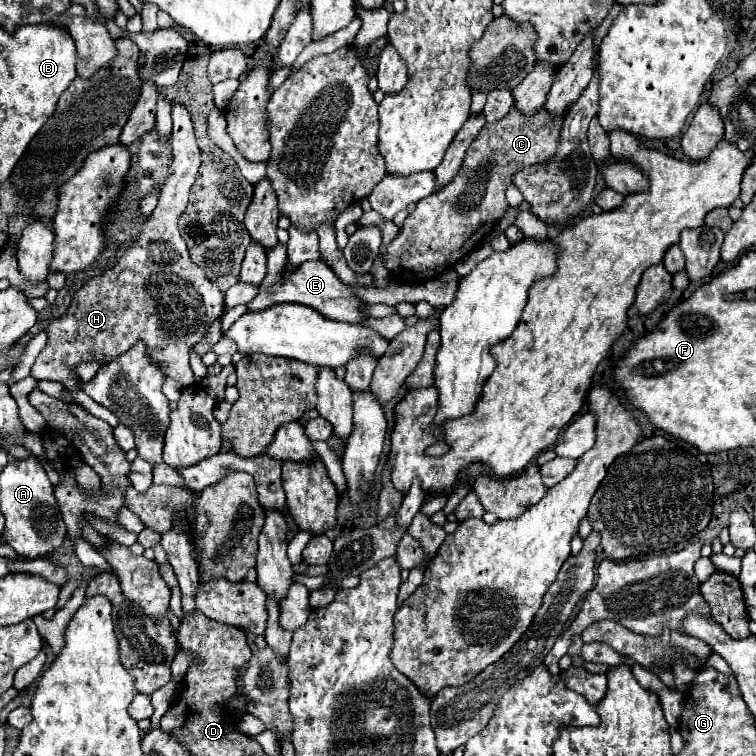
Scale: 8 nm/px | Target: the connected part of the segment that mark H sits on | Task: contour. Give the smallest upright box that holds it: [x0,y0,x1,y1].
[32,104,224,392]

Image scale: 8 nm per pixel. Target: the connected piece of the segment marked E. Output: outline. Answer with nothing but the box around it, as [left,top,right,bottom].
[246,244,368,324]

